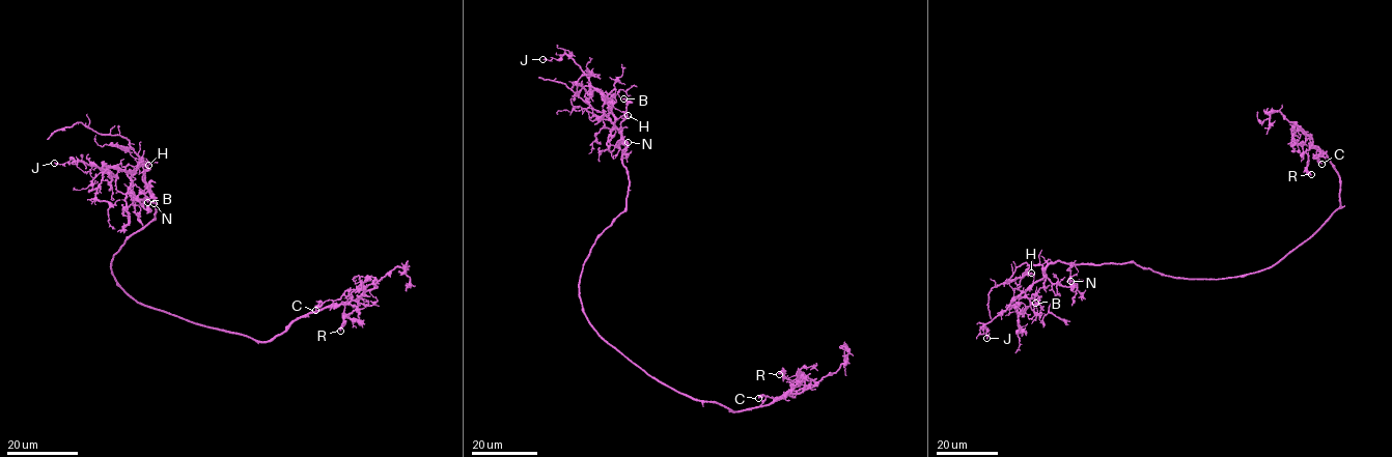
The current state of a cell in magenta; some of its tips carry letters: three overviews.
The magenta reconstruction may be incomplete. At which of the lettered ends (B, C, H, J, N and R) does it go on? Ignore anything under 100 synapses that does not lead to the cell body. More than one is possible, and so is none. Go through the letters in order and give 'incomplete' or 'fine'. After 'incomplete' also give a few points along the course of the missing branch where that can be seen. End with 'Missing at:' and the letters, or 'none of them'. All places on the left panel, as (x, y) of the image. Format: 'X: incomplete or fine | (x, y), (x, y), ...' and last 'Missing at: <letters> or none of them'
B: fine
C: fine
H: fine
J: fine
N: fine
R: fine
Missing at: none of them

